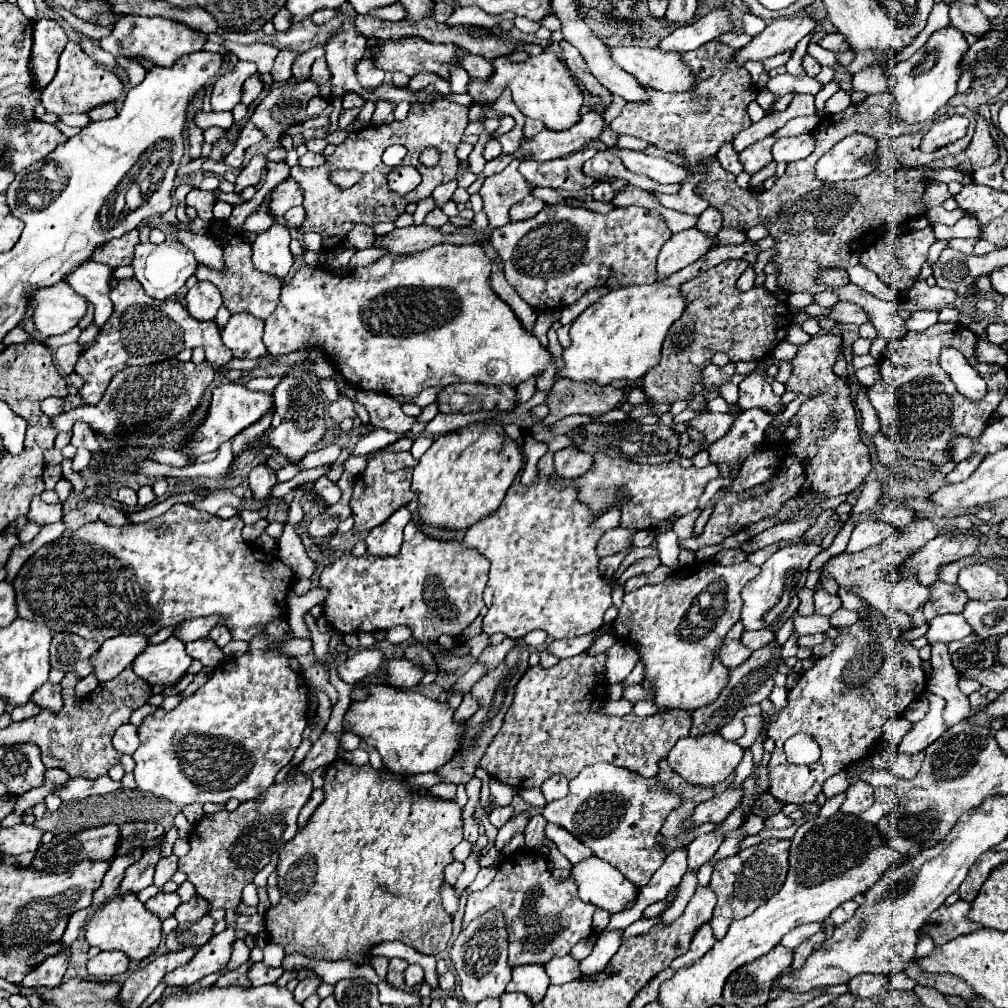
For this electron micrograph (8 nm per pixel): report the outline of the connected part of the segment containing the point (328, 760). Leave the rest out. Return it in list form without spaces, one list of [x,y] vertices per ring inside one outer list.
[[[324,732],[310,748],[310,752],[306,754],[306,758],[294,766],[294,772],[300,772],[304,776],[310,776],[316,768],[320,766],[328,766],[336,760],[336,750],[338,748],[338,738],[330,732]]]

